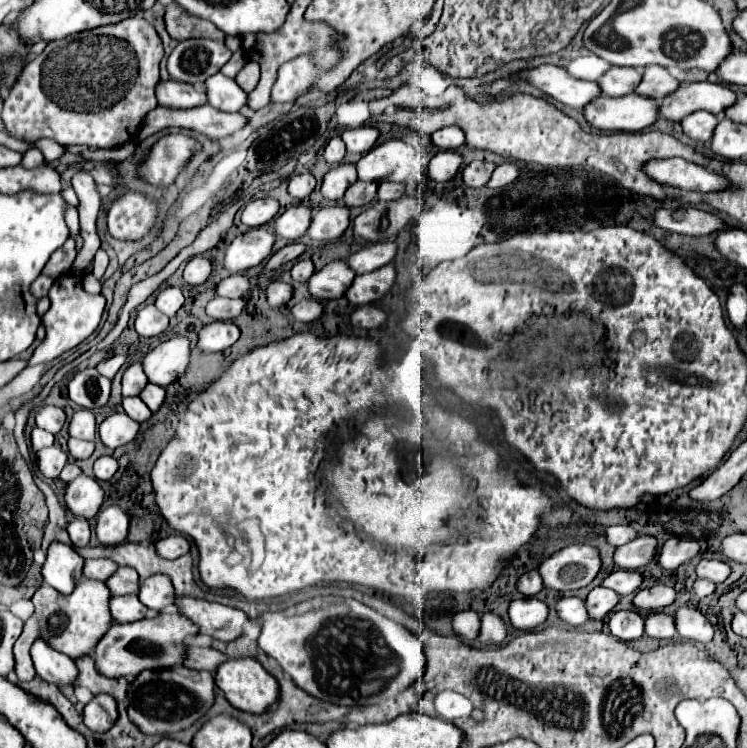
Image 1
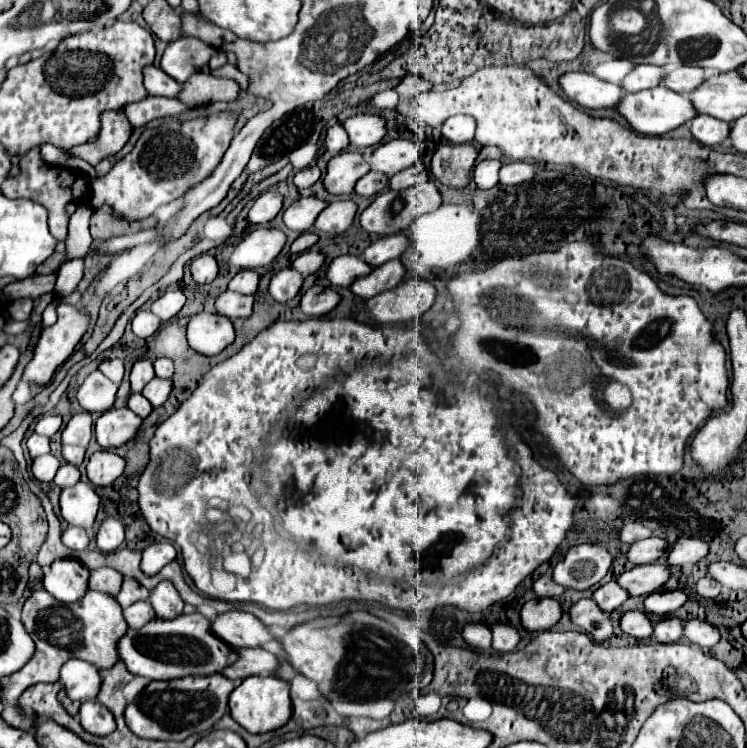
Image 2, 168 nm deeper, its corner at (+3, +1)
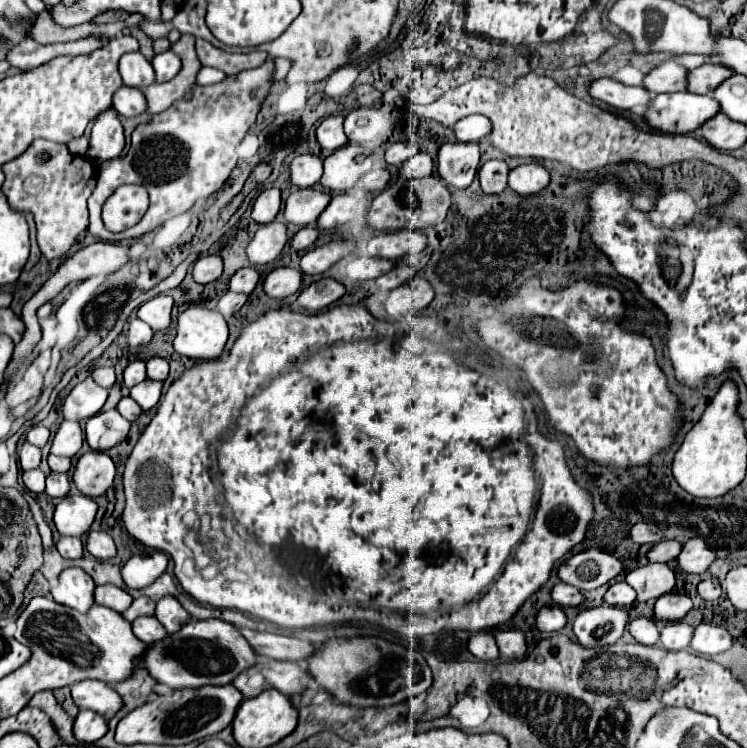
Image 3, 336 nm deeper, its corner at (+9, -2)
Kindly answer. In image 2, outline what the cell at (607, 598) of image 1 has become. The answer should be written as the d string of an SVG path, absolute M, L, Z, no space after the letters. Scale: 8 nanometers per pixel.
M611 580L609 584L603 584L601 588L597 588L597 590L593 592L593 600L595 600L605 612L617 610L627 598L629 598L627 590L623 590L623 586L619 586L615 580Z

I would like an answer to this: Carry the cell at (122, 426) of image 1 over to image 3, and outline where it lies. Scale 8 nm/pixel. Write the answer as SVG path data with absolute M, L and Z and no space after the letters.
M103 411L93 415L85 425L85 437L91 449L95 451L107 451L121 441L127 439L131 429L131 423L117 411Z

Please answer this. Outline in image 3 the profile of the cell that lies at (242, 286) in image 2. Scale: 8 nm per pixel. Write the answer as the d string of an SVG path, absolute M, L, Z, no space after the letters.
M245 267L245 269L239 269L239 271L231 277L229 289L231 289L231 291L237 291L237 293L249 295L249 293L255 289L257 281L259 281L259 273L257 273L253 267Z

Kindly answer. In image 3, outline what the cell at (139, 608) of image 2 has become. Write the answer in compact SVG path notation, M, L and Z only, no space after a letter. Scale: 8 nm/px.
M143 615L133 621L133 633L143 641L143 643L153 643L161 637L165 637L165 627L153 617L153 615Z

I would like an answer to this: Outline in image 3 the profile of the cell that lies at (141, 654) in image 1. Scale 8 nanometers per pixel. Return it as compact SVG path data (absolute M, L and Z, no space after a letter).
M189 619L177 633L149 643L147 651L141 653L135 663L147 669L157 683L165 683L171 689L185 689L201 685L227 685L233 677L237 677L237 673L241 673L241 669L253 665L253 661L257 661L257 655L231 623L221 619Z

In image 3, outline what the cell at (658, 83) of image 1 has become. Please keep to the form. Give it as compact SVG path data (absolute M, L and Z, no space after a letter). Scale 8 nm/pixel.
M705 63L701 67L689 69L687 71L687 91L697 93L697 95L707 95L713 89L717 89L717 85L721 85L721 81L725 81L727 77L731 77L729 69L725 69L723 65L715 65L715 63Z

